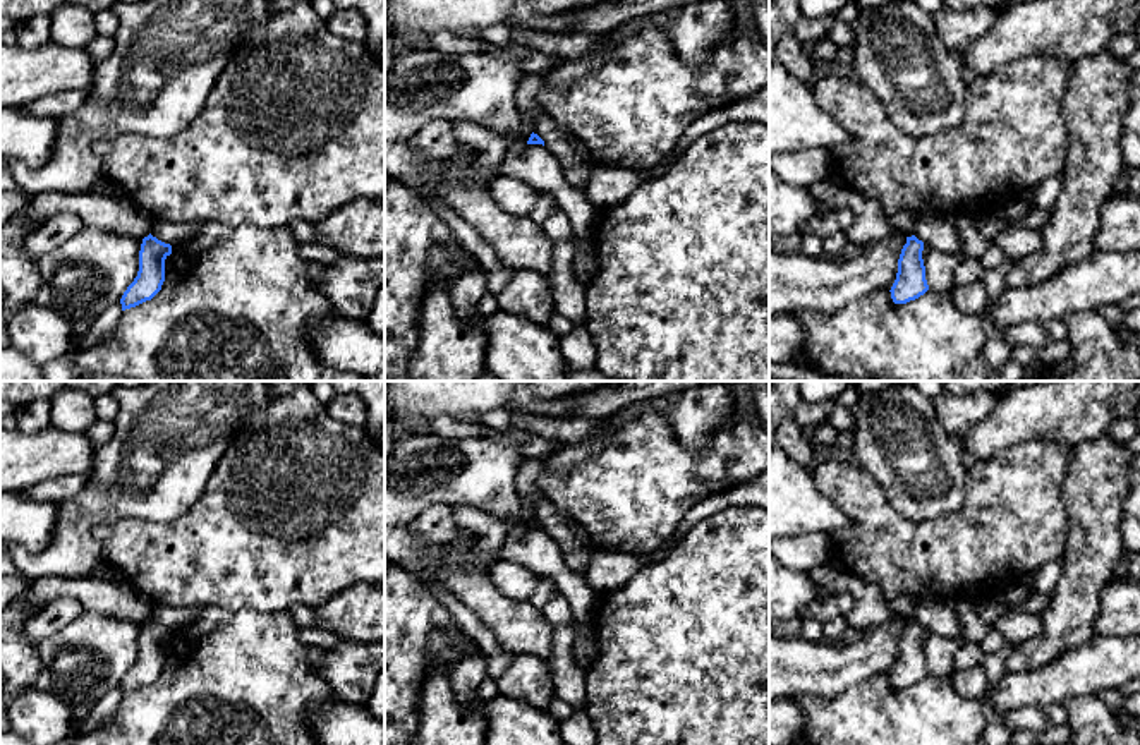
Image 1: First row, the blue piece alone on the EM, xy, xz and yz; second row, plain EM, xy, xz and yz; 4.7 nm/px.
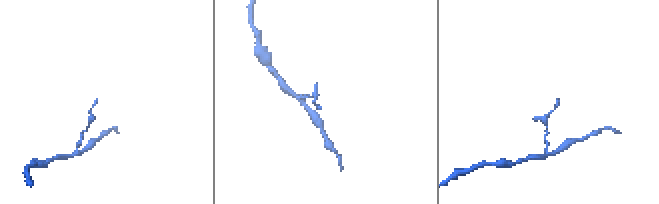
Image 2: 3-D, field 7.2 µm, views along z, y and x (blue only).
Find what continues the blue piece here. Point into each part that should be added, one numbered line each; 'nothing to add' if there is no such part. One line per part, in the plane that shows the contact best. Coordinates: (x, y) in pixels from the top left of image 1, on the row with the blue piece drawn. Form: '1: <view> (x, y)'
nothing to add

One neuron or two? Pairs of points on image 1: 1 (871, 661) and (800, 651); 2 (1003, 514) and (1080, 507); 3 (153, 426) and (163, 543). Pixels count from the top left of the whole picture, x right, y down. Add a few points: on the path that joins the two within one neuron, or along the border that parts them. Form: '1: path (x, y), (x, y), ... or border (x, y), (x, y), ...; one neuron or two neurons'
1: path (854, 661), (818, 661); one neuron
2: border (1068, 469), (1063, 479), (1068, 519), (1065, 550); two neurons
3: border (196, 500), (170, 520), (122, 519); two neurons

